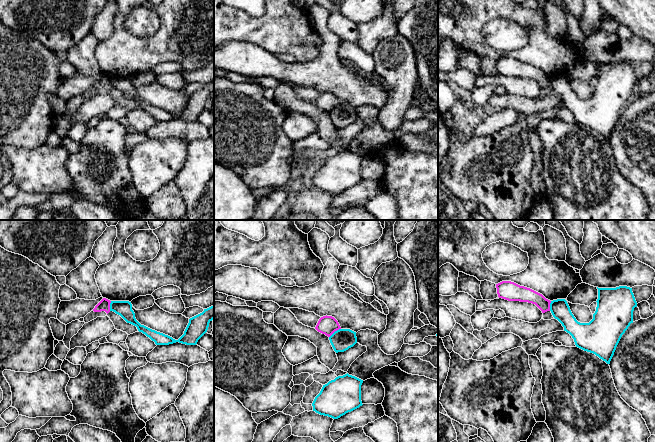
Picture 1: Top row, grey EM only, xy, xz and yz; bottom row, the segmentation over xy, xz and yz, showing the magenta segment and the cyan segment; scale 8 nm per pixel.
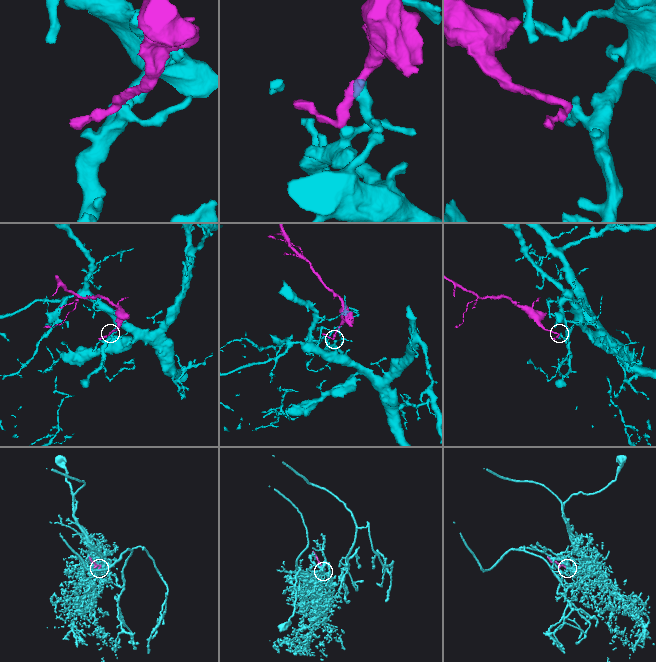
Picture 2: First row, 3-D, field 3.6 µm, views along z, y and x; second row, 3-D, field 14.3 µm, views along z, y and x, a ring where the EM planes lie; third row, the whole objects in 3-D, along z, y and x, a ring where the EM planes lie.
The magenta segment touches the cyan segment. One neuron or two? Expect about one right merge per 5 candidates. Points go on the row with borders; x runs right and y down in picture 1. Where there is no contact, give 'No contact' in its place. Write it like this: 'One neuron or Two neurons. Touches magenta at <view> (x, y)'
Two neurons. Touches magenta at xz (334, 331)

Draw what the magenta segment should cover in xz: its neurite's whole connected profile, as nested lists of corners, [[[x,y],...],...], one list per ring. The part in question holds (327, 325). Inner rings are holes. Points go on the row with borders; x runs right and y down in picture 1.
[[[326,315],[319,319],[315,329],[330,337],[335,331],[341,329],[341,327],[334,317]]]

